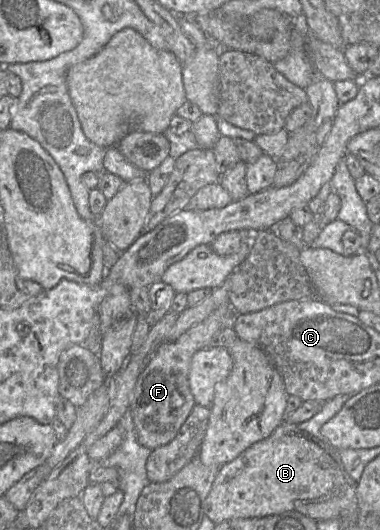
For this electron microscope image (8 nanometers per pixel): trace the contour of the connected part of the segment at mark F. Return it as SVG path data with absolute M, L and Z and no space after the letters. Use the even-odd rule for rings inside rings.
M230 303L223 304L177 340L165 341L158 346L148 365L139 375L130 402L130 410L141 445L154 450L176 437L196 404L189 387L192 357L197 351L207 347L215 334L226 327L234 326L237 315L239 314Z

